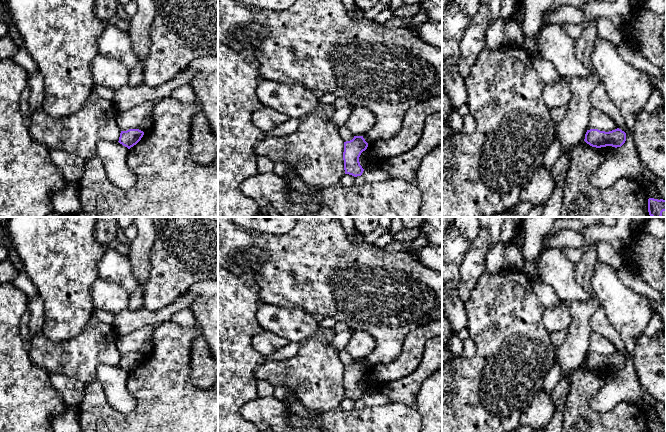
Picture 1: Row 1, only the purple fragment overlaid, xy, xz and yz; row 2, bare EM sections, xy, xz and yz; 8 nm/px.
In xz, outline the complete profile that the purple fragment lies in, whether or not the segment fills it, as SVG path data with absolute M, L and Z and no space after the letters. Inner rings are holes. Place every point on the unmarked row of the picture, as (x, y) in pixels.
M354 360L352 364L344 366L343 384L345 398L354 401L362 399L364 393L360 389L359 381L367 371L368 367L363 360Z

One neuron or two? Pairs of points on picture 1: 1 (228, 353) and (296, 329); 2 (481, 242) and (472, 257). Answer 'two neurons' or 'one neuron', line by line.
1: two neurons
2: one neuron

